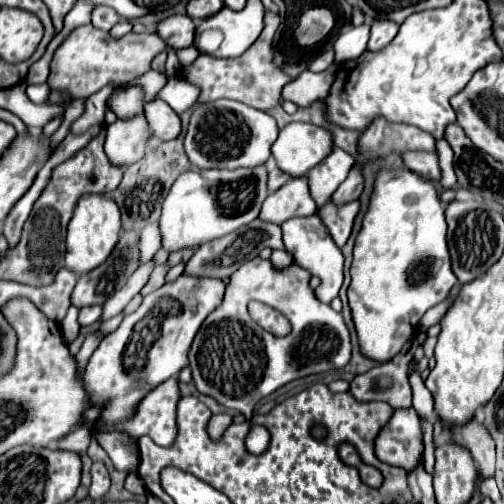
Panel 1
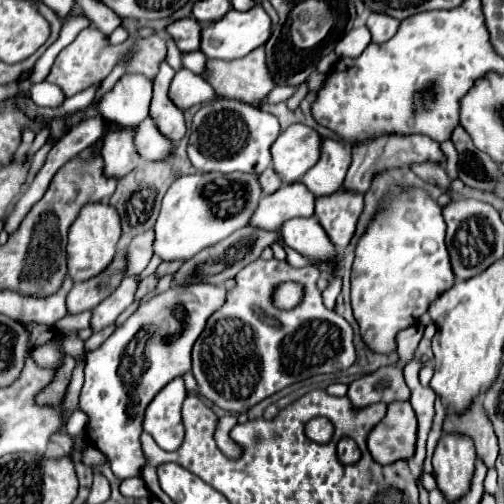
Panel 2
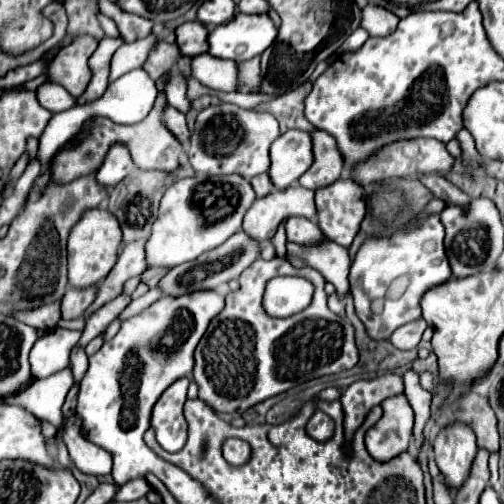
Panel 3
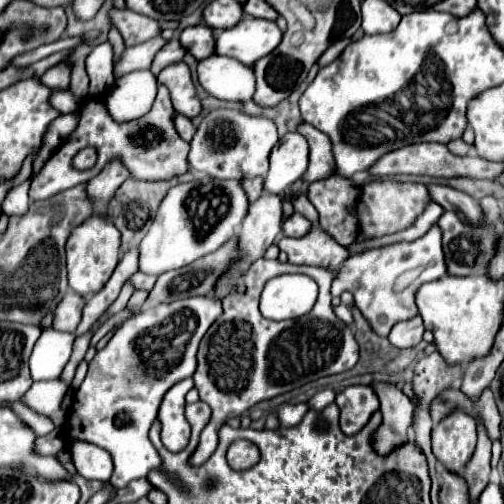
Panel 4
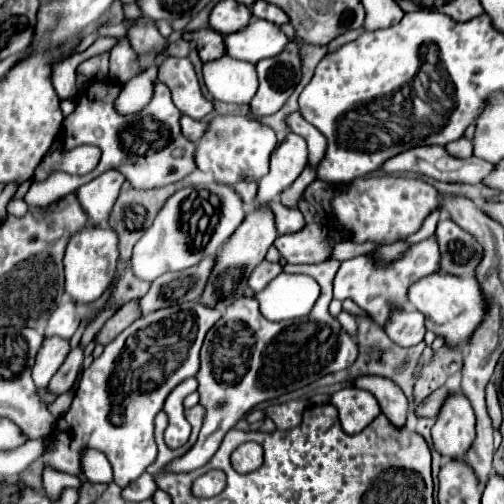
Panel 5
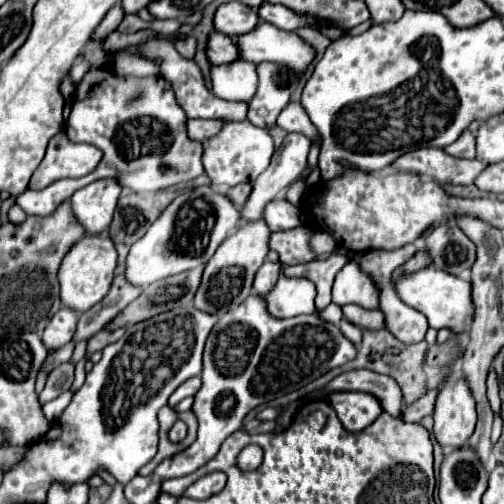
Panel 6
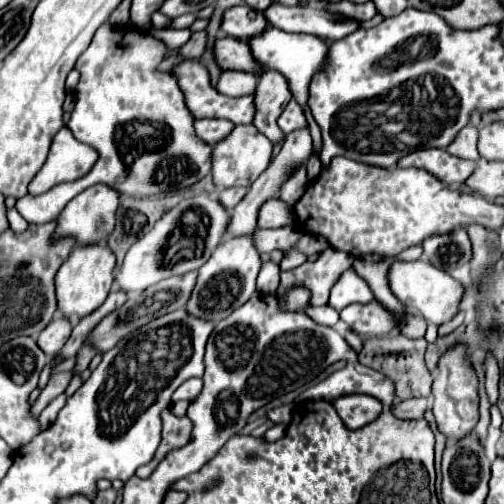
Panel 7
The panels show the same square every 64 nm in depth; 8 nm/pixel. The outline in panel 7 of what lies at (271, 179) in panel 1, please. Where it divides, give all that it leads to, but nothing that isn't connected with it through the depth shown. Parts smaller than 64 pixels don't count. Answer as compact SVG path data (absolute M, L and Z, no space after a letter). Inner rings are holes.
M226 188L218 194L218 200L220 204L224 204L224 208L232 210L244 198L244 194L246 194L246 188Z

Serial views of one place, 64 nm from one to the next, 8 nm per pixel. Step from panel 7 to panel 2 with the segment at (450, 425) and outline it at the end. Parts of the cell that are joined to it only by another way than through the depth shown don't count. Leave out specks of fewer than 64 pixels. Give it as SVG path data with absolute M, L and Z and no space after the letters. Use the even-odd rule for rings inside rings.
M442 434L436 444L432 464L438 488L446 494L450 502L458 500L462 494L468 492L474 474L474 462L476 448L472 448L468 436Z

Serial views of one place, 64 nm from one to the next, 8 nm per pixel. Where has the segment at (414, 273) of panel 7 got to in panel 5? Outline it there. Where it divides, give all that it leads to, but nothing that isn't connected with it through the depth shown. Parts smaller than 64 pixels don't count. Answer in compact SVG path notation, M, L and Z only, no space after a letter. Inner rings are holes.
M434 272L432 276L424 276L424 280L416 280L416 284L408 288L408 302L426 316L426 328L436 336L442 334L450 346L466 344L476 326L482 322L486 310L484 298L480 296L480 286L474 278L462 280L442 272Z

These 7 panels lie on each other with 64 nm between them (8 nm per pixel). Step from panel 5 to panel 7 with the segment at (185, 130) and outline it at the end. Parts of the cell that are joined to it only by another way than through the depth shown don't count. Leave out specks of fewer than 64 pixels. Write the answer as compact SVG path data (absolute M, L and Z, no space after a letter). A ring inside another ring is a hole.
M196 120L196 134L210 146L224 140L224 136L232 132L232 128L234 124L230 120Z

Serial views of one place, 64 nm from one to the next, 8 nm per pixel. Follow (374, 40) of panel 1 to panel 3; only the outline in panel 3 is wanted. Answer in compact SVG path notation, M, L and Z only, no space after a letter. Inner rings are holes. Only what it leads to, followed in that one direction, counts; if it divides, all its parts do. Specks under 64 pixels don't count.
M368 2L362 10L362 28L368 30L370 36L388 36L396 30L400 18L386 8L376 8L376 4Z

